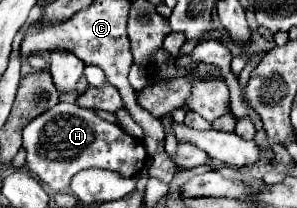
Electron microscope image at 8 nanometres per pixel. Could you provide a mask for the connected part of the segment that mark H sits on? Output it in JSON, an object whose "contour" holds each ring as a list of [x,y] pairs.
{"contour":[[[59,102],[35,118],[35,122],[29,122],[23,128],[23,148],[27,150],[27,168],[51,192],[67,192],[71,178],[85,168],[105,168],[123,176],[137,176],[147,162],[141,140],[103,120],[95,110],[85,110],[71,102]]]}

